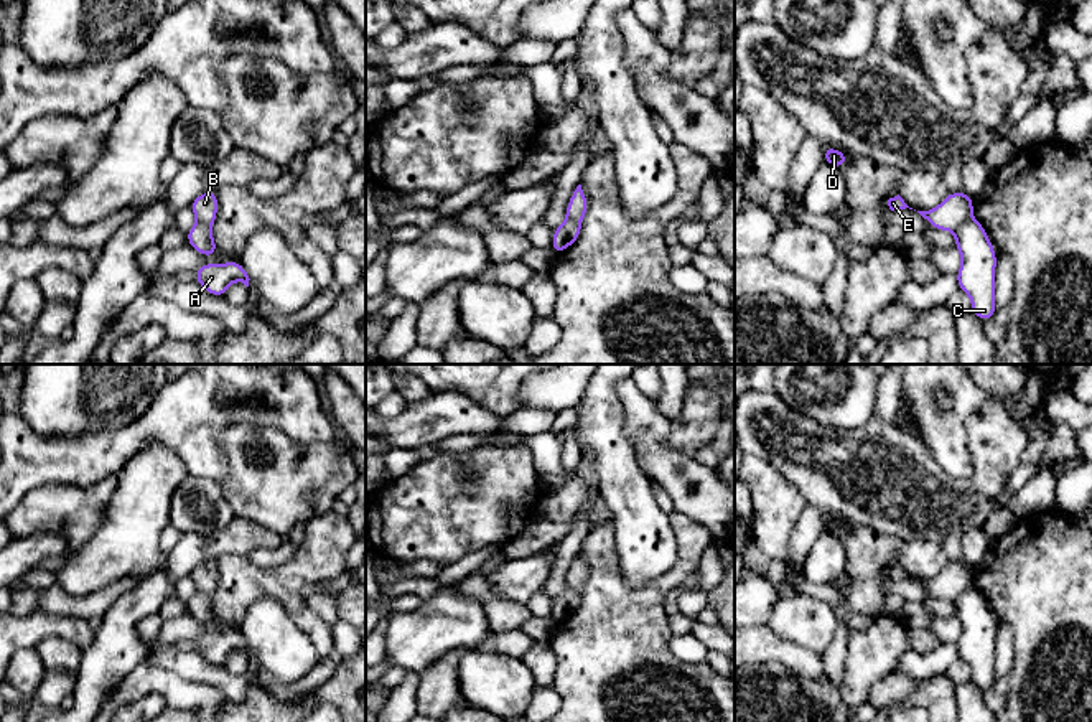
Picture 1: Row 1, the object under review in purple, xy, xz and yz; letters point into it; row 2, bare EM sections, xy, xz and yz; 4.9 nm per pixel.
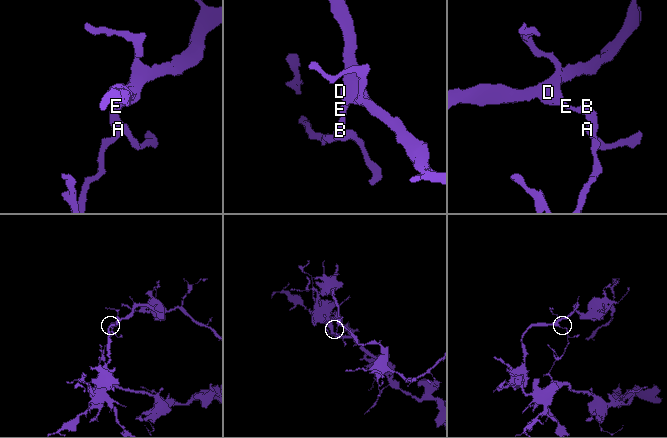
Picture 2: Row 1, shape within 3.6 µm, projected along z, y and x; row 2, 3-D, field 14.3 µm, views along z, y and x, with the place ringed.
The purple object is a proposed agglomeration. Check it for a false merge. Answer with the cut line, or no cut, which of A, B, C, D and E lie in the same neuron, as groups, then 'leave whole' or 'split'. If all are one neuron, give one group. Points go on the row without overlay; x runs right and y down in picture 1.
yz (969, 584), (954, 600) | A C / B D E | split

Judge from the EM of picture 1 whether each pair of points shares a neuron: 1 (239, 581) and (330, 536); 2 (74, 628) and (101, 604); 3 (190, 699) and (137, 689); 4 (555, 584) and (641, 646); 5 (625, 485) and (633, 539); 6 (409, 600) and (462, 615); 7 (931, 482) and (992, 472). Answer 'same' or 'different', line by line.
1: same
2: different
3: same
4: different
5: same
6: different
7: different

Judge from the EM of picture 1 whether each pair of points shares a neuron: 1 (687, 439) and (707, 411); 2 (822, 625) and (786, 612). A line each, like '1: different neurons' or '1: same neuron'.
1: same neuron
2: same neuron

